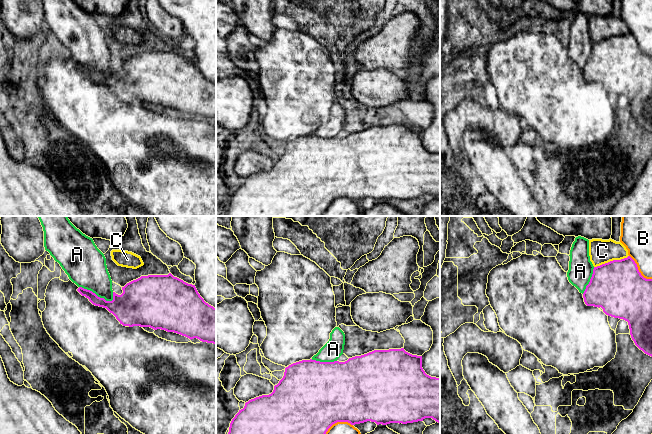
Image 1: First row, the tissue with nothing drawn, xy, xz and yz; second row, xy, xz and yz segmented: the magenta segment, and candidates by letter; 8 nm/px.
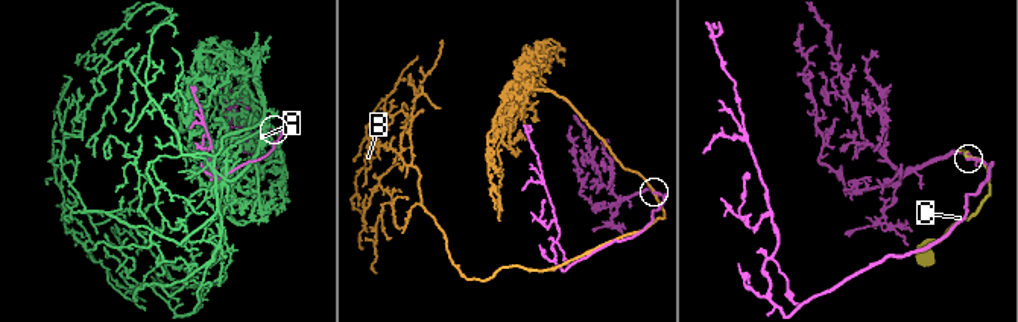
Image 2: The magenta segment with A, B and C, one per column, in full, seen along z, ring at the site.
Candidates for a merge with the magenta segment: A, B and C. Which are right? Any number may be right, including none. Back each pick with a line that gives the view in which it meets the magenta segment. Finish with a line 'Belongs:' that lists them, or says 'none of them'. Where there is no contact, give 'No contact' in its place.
C: Touches magenta in yz
Belongs: C

